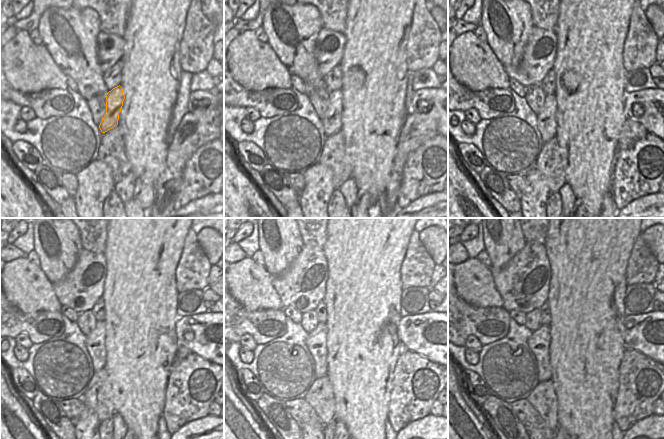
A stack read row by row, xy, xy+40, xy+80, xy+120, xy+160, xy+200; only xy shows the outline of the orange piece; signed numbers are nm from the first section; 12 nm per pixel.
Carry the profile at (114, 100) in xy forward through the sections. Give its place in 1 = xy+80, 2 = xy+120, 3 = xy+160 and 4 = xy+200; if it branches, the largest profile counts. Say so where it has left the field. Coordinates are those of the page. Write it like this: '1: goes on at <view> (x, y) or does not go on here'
1: goes on at xy+80 (546, 123)
2: goes on at xy+120 (95, 341)
3: goes on at xy+160 (316, 341)
4: goes on at xy+200 (539, 341)

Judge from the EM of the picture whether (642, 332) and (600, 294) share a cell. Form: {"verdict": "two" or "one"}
{"verdict": "two"}

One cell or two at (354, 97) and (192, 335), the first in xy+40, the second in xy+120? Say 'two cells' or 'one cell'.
two cells

